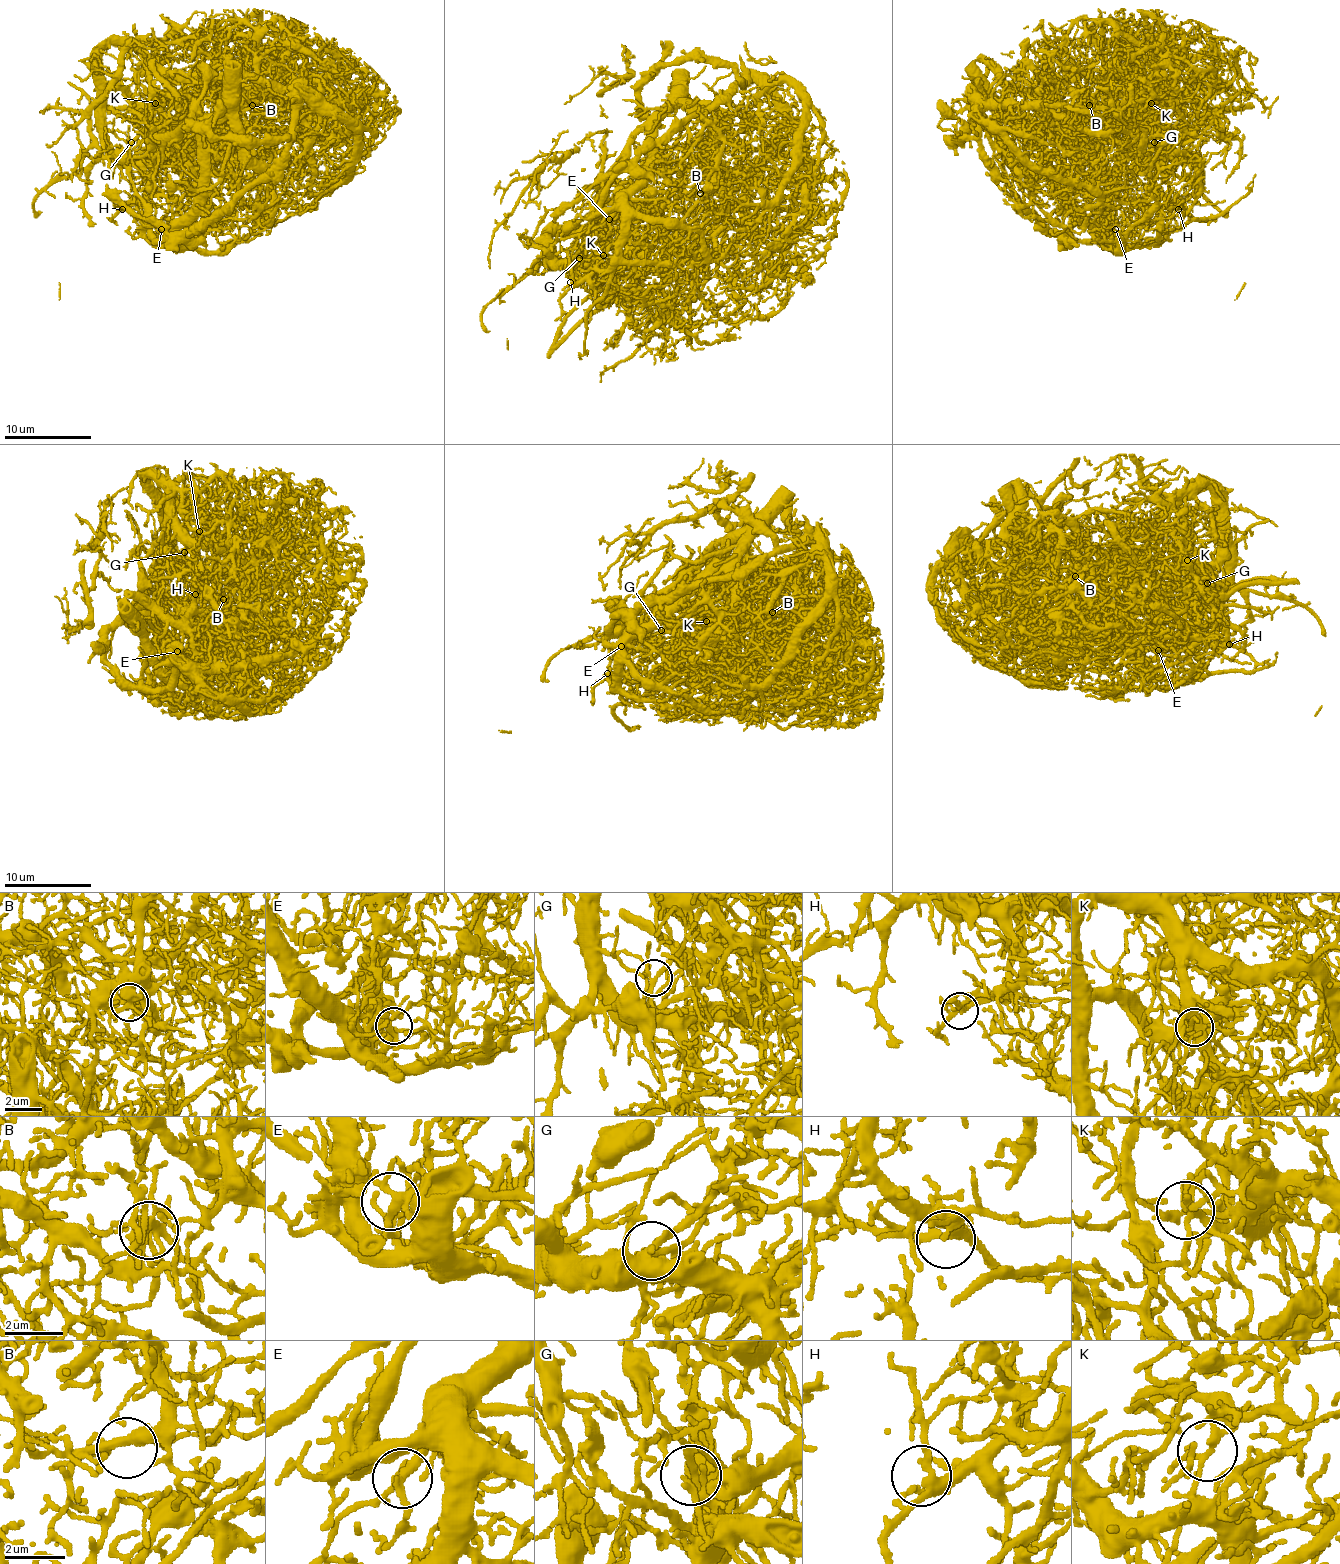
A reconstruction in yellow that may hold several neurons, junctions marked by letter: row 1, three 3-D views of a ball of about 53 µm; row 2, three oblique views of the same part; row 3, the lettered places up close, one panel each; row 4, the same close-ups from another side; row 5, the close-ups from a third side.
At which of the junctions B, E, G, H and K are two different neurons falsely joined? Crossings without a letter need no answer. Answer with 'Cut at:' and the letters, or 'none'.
Cut at: K

